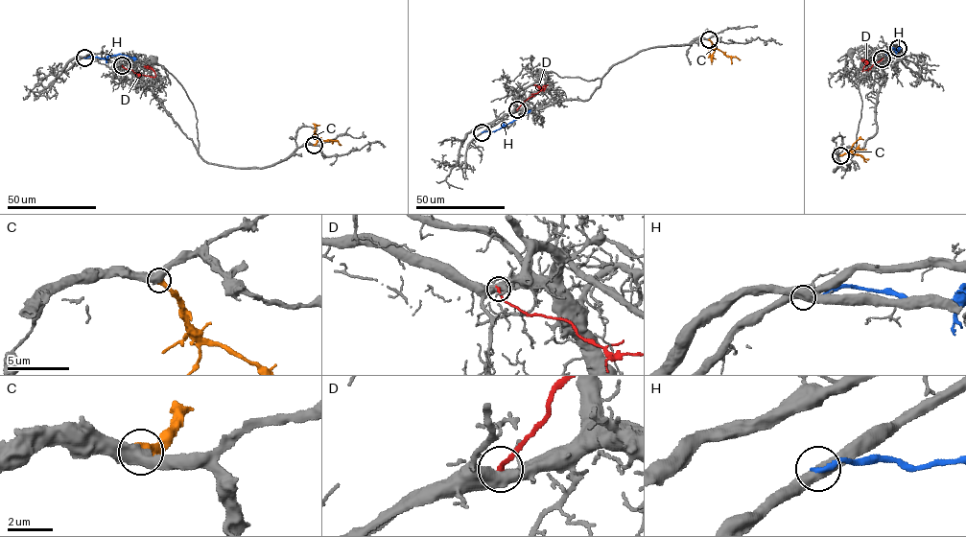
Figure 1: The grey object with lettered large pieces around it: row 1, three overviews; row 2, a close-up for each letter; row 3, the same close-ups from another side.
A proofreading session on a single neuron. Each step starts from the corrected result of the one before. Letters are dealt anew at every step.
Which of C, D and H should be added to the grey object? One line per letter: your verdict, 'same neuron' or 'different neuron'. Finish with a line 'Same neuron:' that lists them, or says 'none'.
C: same neuron
D: different neuron
H: different neuron
Same neuron: C

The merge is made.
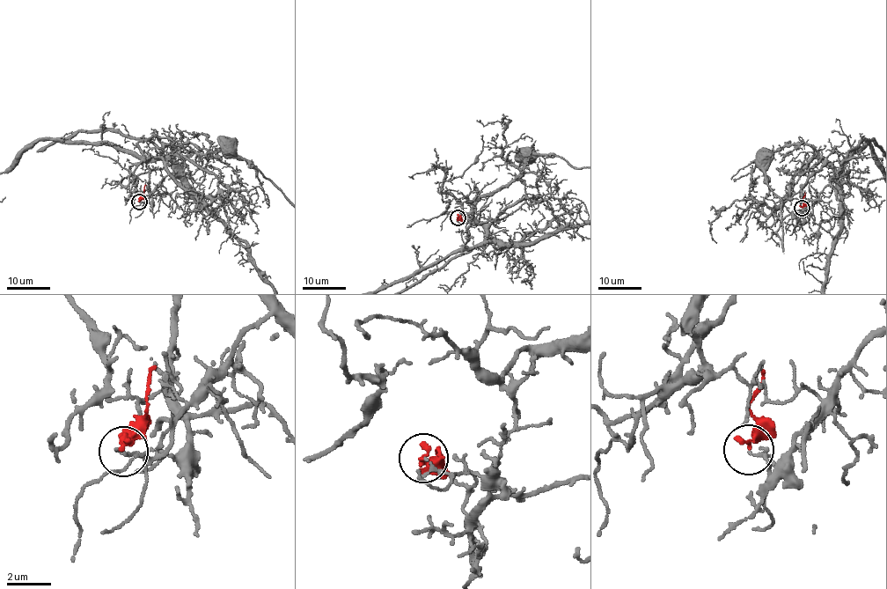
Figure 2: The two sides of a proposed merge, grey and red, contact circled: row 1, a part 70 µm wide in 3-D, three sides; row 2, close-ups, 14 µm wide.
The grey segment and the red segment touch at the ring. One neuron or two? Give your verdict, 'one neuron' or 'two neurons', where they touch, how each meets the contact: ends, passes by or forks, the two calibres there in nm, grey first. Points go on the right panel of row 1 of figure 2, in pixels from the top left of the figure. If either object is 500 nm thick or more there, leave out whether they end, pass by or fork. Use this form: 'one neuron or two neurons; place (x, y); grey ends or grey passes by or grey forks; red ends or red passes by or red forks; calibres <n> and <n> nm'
two neurons; place (802, 208); grey passes by; red ends; calibres 110 and 280 nm

